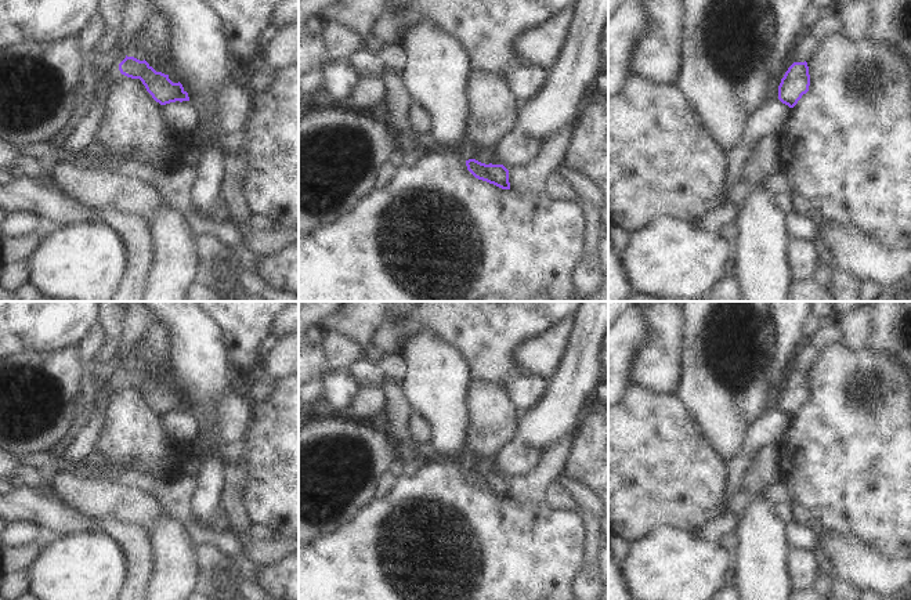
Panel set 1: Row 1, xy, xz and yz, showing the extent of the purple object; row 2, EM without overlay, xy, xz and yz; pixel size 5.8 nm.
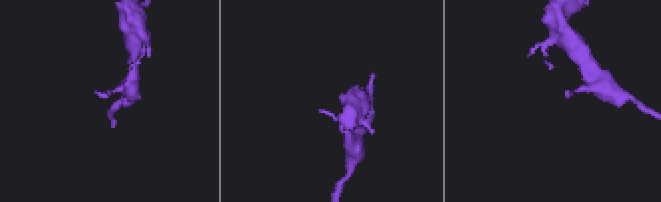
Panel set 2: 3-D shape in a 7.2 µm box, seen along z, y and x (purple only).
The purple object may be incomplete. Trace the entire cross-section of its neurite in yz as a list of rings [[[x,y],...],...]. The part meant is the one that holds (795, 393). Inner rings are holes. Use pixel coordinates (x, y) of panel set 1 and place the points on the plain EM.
[[[793,372],[778,395],[778,409],[793,418],[803,404],[809,401],[810,384],[807,372]]]

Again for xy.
[[[127,366],[119,373],[122,384],[140,388],[145,395],[147,401],[160,415],[166,415],[176,411],[189,411],[188,402],[182,394],[173,393],[169,384],[156,382],[145,369],[140,371],[134,366]]]

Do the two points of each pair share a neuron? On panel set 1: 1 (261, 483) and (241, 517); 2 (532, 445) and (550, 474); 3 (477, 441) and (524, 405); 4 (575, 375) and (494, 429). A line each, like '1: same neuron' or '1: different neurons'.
1: different neurons
2: different neurons
3: different neurons
4: different neurons

